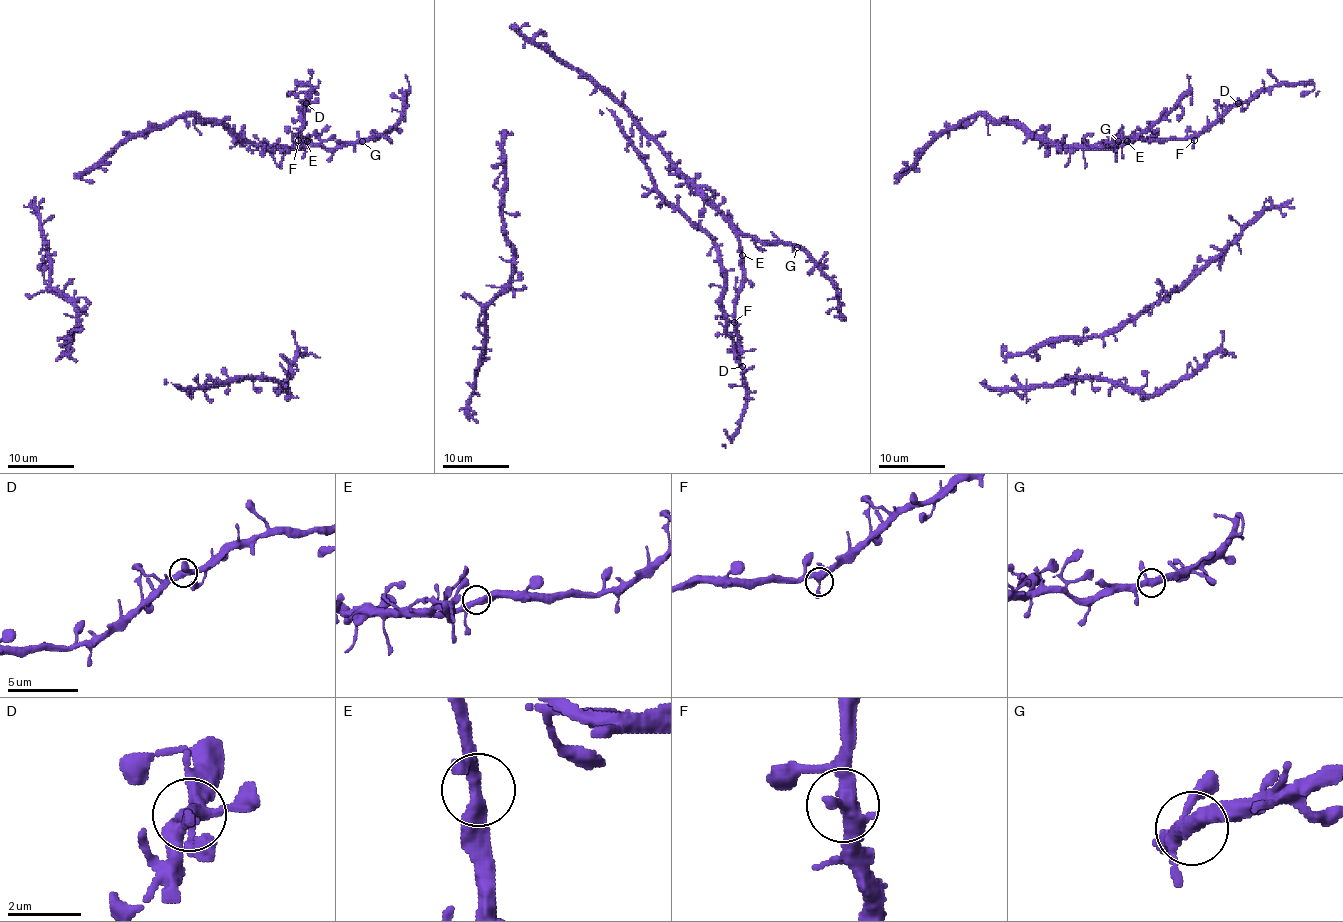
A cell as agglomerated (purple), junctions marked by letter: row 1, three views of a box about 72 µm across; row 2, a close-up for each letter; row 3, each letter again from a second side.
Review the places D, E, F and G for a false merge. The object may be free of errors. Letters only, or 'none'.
none

